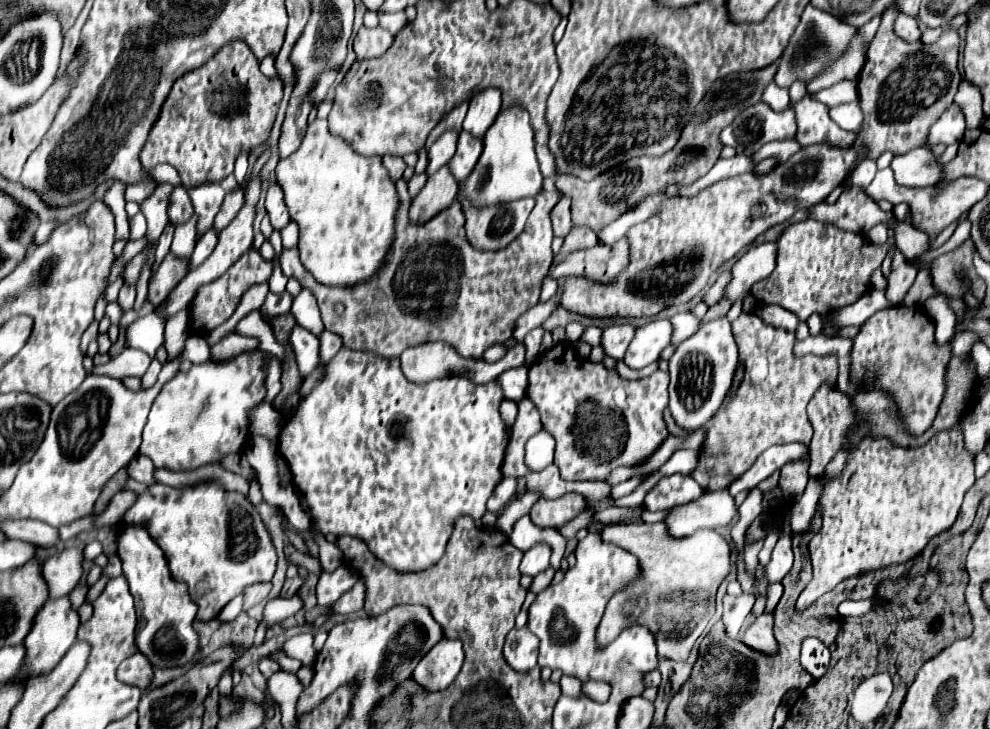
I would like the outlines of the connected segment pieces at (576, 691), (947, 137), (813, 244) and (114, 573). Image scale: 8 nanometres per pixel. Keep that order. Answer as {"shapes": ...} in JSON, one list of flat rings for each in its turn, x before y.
{"shapes":[[[567,675,561,679,561,691,567,697,583,697,585,695,583,687,581,687,581,681,575,679,575,677,567,677]],[[953,103,939,119,937,123,929,129,927,135,927,149,933,149,939,143,951,145,951,143,959,143,961,137,965,133,965,115,961,111,961,107,957,103]],[[805,219,791,223,775,243,777,267,767,279,753,285,751,295,763,303,777,303,785,309,799,311,801,321,805,321,811,313,819,313,825,333,833,335,835,327,827,321,827,313,855,303,867,291,871,273,881,265,895,239,891,237,885,245,877,247,867,243,867,237,861,233,841,231,831,223]],[[117,555,109,557,107,567,103,567,103,575,107,575,109,579,113,579,113,577,119,577,119,575,121,575,121,561,119,561,119,557,117,557]]]}

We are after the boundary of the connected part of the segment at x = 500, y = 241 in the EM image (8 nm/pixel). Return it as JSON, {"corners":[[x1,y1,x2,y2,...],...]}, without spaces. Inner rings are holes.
{"corners":[[519,199,505,205,491,205,489,209,469,209,463,205,469,243,479,251,497,251,517,239,535,205,535,199]]}

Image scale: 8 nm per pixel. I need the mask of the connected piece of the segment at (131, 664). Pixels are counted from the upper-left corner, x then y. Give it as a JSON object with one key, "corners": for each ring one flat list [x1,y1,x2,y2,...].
{"corners":[[137,651,133,657,125,659,119,665,117,679,123,683,131,683,139,689,147,689,153,681,153,665,149,665,149,659]]}

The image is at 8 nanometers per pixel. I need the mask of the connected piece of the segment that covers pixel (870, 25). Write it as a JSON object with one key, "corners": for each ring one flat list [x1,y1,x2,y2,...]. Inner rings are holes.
{"corners":[[875,17,875,19,867,21,865,25,861,25,859,31,855,33,855,39,849,43,849,49,837,61,829,63,823,73,819,73,815,79,809,81,807,89,811,93,817,93,825,87,831,87,833,83,843,81,843,79,857,79,857,75,859,75,859,71,863,69,863,63,865,63,867,47,873,41,875,31,879,27,879,19,881,17]]}

